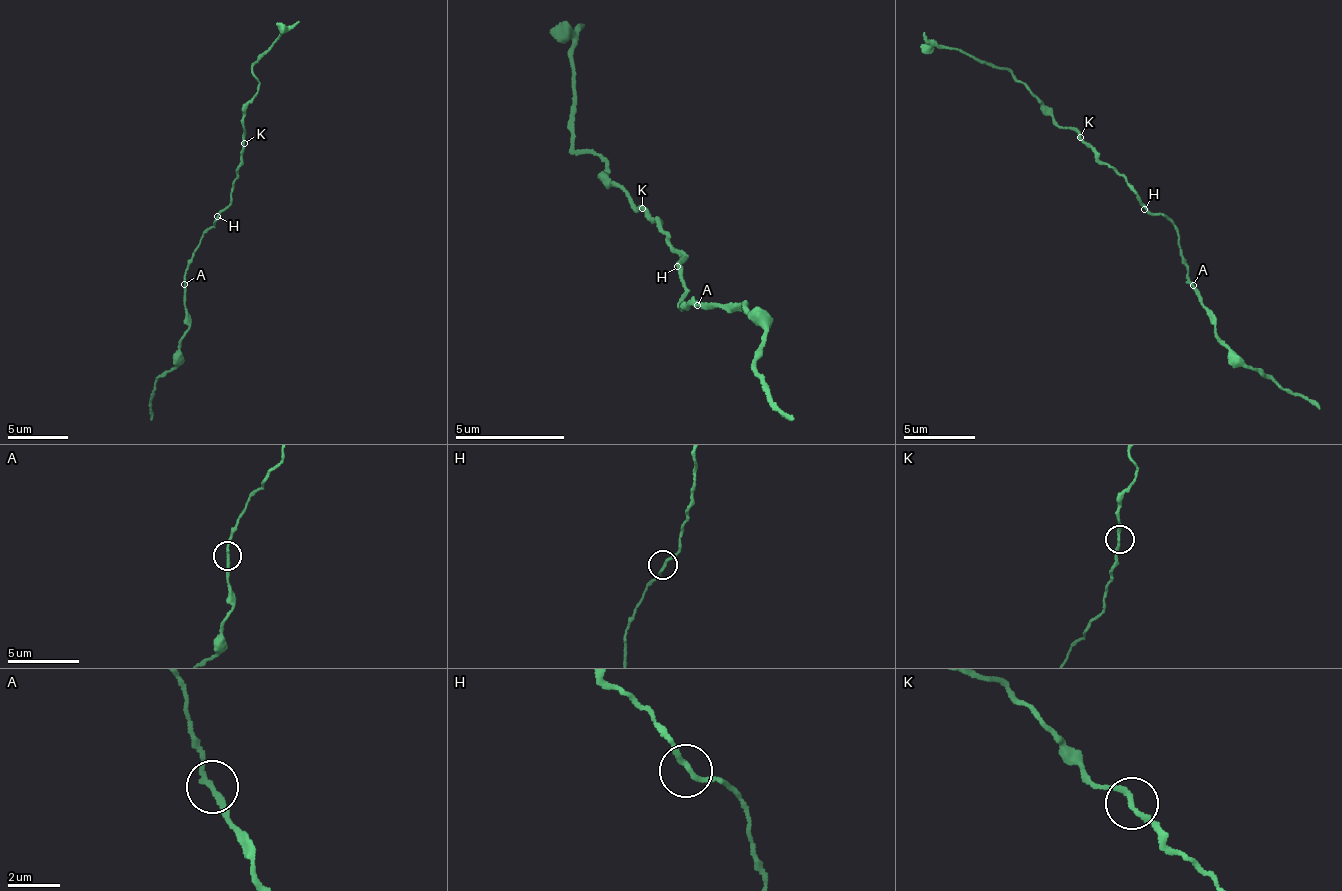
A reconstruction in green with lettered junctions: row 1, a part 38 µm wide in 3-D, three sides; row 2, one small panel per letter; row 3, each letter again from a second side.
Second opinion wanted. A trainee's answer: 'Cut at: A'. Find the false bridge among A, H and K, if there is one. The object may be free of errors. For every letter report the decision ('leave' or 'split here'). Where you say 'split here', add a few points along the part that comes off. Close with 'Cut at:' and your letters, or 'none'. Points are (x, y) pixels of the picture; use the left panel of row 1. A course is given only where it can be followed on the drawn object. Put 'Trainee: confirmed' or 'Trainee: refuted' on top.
Trainee: confirmed
A: split here; course (185, 283), (188, 325), (176, 365), (158, 379), (149, 398), (151, 419)
H: leave
K: leave
Cut at: A

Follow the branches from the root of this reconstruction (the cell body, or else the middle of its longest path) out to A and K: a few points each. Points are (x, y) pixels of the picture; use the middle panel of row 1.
A: (680, 269), (685, 300), (679, 303), (683, 309), (688, 301), (698, 307)
K: (680, 269), (678, 262), (683, 258), (669, 246), (665, 231), (642, 208)

